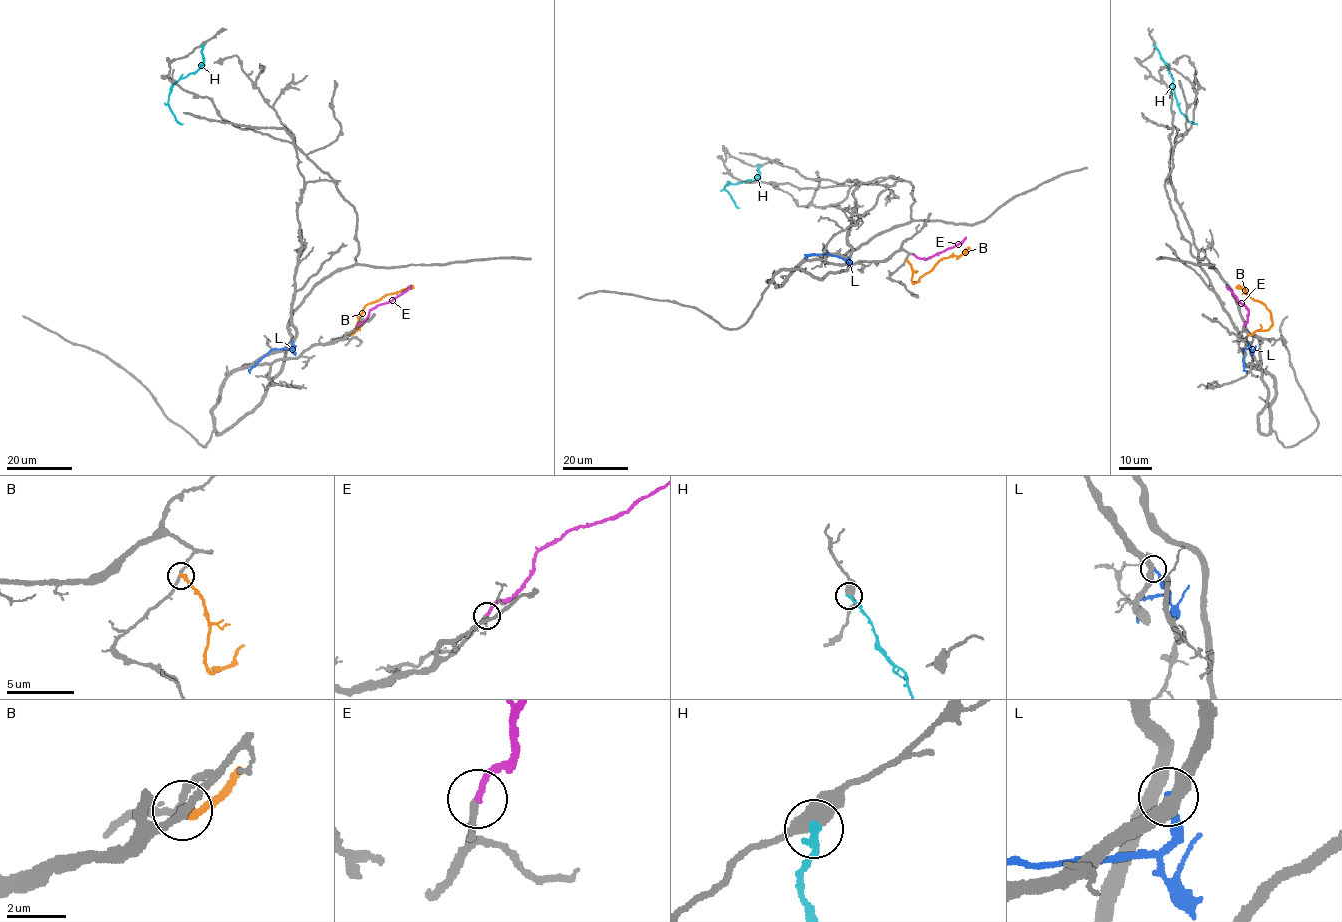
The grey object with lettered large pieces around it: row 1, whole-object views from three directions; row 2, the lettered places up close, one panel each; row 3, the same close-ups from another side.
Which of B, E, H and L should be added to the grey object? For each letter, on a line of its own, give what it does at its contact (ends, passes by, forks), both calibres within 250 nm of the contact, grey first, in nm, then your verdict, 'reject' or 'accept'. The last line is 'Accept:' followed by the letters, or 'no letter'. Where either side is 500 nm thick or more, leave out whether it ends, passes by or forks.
B: it ends; calibres 200 and 300 nm; reject
E: it ends; calibres 180 and 240 nm; accept
H: it ends; calibres 480 and 280 nm; reject
L: it ends; calibres 460 and 260 nm; reject
Accept: E

